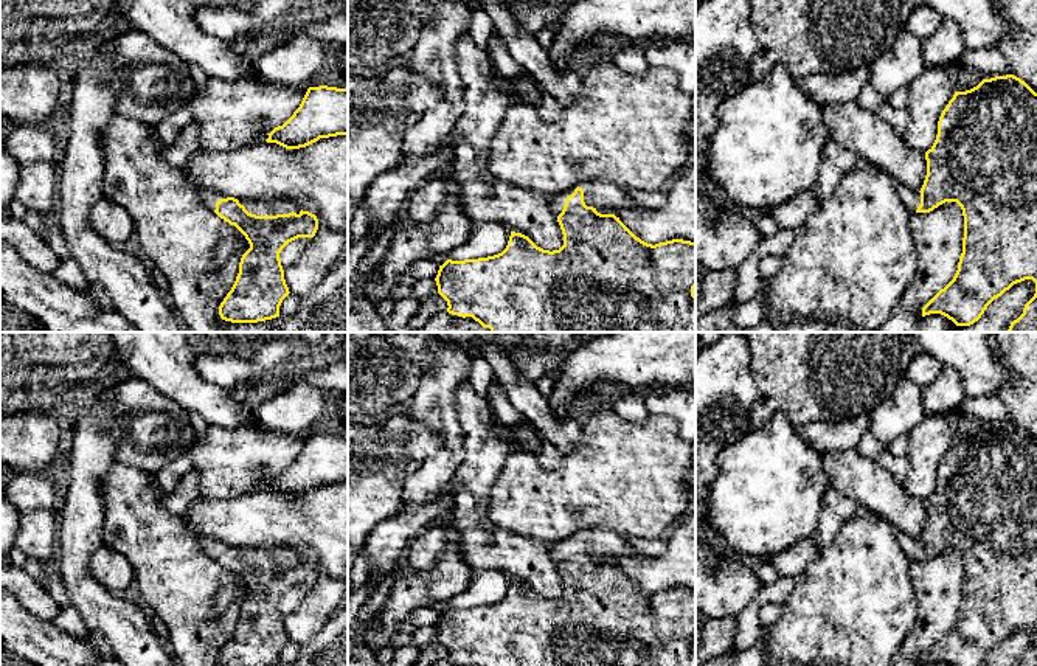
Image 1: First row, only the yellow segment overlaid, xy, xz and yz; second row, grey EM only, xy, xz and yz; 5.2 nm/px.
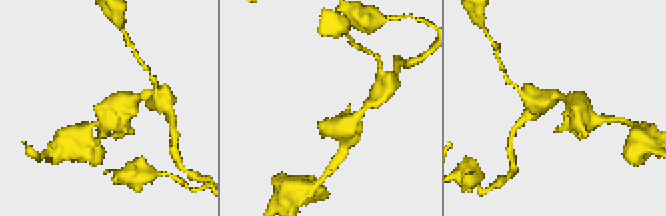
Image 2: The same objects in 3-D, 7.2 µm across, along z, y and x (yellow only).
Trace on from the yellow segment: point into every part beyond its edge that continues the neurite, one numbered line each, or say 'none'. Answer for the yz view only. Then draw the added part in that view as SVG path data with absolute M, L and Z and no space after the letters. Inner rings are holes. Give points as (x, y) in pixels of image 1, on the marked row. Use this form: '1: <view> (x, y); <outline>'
1: yz (912, 199); M896 182L896 188L908 213L910 214L916 213L917 206L921 205L921 193L910 189L908 186L899 182Z

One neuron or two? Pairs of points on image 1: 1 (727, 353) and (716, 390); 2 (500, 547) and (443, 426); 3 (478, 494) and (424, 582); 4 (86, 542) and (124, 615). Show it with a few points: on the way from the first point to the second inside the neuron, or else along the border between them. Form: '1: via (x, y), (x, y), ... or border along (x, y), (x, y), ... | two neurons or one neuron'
1: via (727, 362), (717, 381) | one neuron
2: border along (461, 427), (464, 458), (454, 477) | two neurons
3: border along (449, 513), (458, 534), (460, 556), (468, 564) | two neurons
4: via (79, 562), (79, 579), (104, 604) | one neuron

